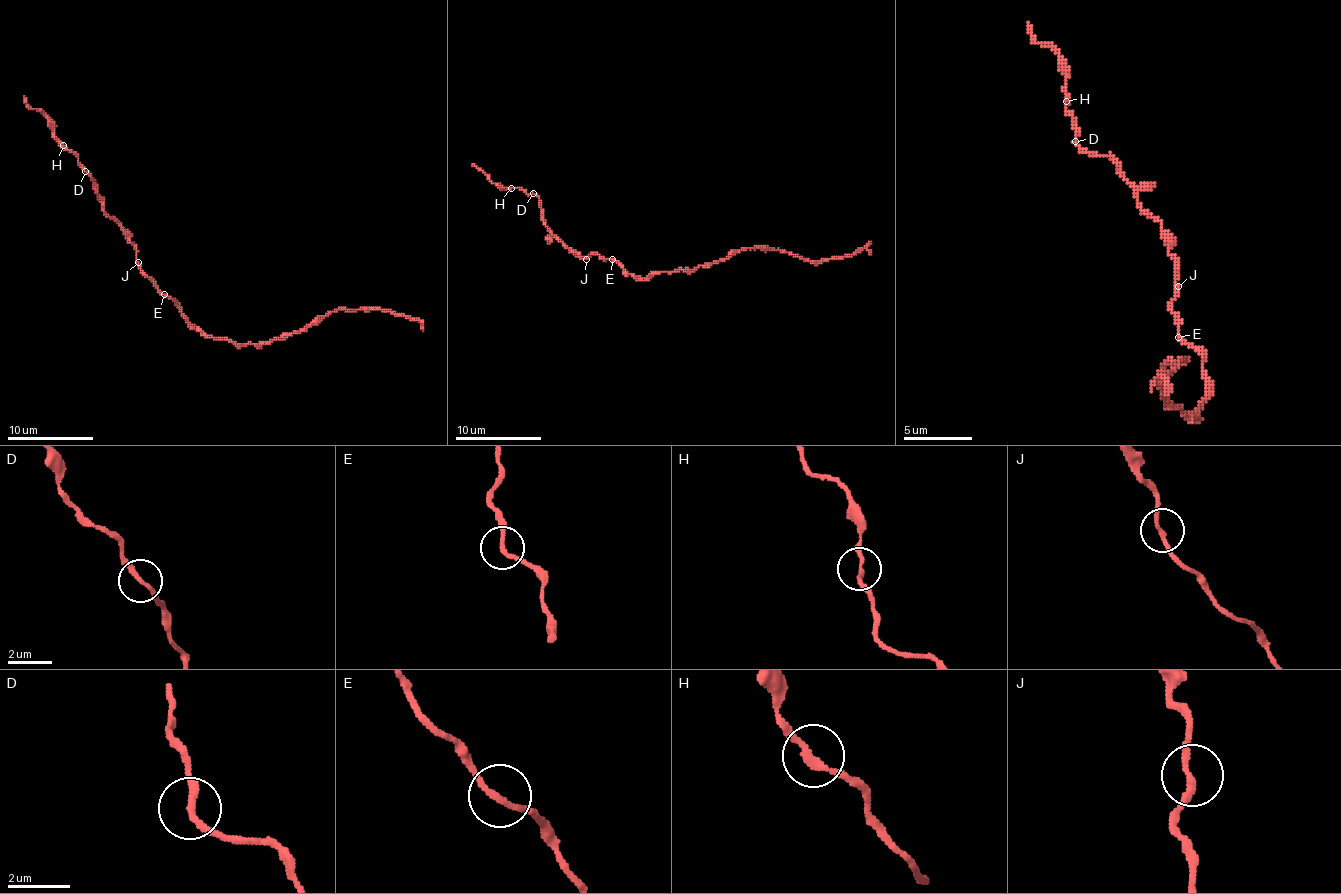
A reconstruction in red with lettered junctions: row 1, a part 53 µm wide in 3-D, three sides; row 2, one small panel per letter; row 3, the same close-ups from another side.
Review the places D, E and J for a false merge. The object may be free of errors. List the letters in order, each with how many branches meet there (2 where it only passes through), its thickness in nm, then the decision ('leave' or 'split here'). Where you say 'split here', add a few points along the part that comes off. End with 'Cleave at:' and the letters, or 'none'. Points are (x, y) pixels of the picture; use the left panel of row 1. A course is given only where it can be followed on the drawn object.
D: 2 branches meet; 200 nm thick; split here; foreign part runs (84, 171), (78, 158), (54, 135), (50, 122), (31, 107), (24, 96)
E: 2 branches meet; 200 nm thick; leave
J: 2 branches meet; 200 nm thick; leave
Cleave at: D

